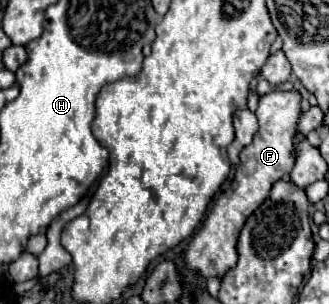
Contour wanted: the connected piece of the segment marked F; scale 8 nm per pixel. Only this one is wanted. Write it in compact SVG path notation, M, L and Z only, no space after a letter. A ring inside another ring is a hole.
M271 91L259 99L259 107L255 111L259 119L259 131L253 137L253 143L241 151L241 161L235 169L235 177L223 193L213 201L201 229L193 235L191 243L185 251L185 267L191 273L209 277L223 277L229 269L237 265L237 239L247 221L247 217L267 199L275 181L289 175L293 169L293 135L295 125L301 113L301 97L297 91Z

